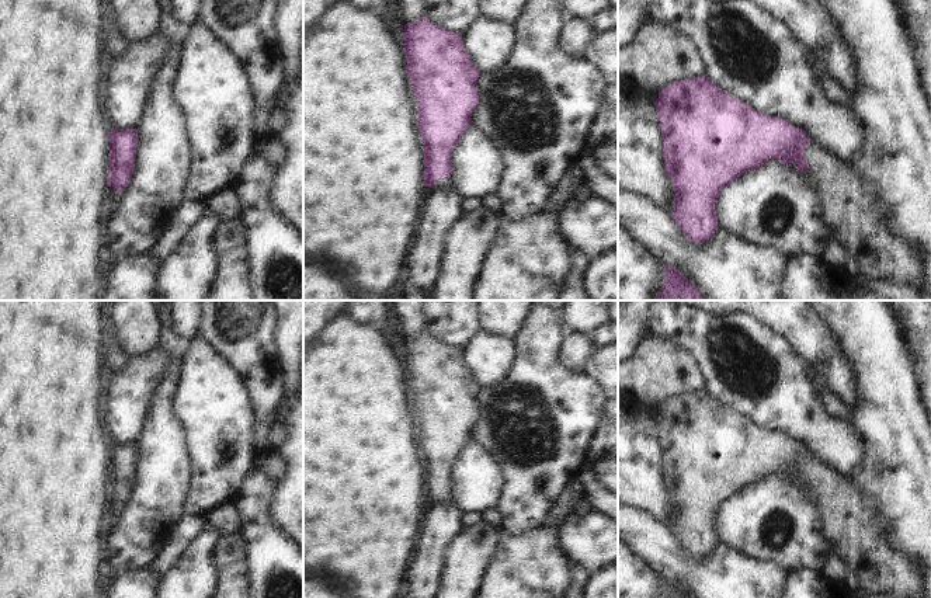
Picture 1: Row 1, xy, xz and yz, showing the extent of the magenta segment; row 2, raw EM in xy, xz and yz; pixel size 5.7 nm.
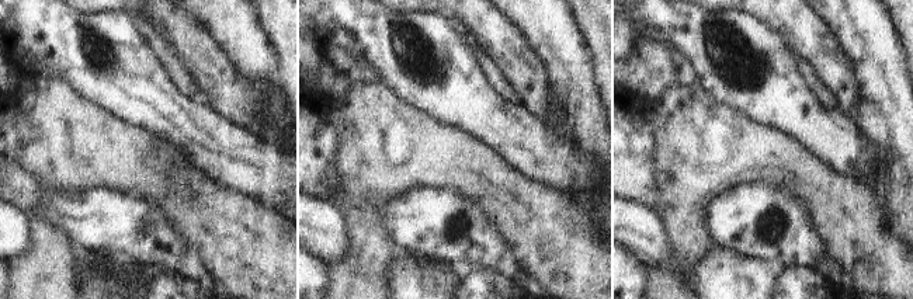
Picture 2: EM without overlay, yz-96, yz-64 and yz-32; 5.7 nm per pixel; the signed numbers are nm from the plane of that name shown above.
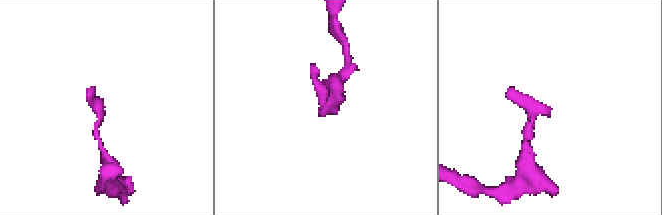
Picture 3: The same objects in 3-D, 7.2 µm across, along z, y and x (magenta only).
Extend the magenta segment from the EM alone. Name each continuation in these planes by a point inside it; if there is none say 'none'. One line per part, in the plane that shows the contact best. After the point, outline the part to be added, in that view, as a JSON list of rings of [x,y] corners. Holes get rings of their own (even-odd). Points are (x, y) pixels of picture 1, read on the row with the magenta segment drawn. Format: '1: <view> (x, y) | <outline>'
1: yz (850, 209) | [[[810,142],[805,152],[807,170],[805,174],[821,197],[821,208],[827,226],[855,255],[859,274],[868,279],[889,279],[927,289],[924,285],[923,255],[893,234],[880,216],[878,199],[869,185],[850,164],[833,157],[816,142]]]

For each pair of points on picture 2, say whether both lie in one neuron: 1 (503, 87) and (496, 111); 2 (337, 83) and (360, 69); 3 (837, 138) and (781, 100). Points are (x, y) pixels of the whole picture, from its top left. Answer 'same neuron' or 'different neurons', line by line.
1: different neurons
2: same neuron
3: same neuron

